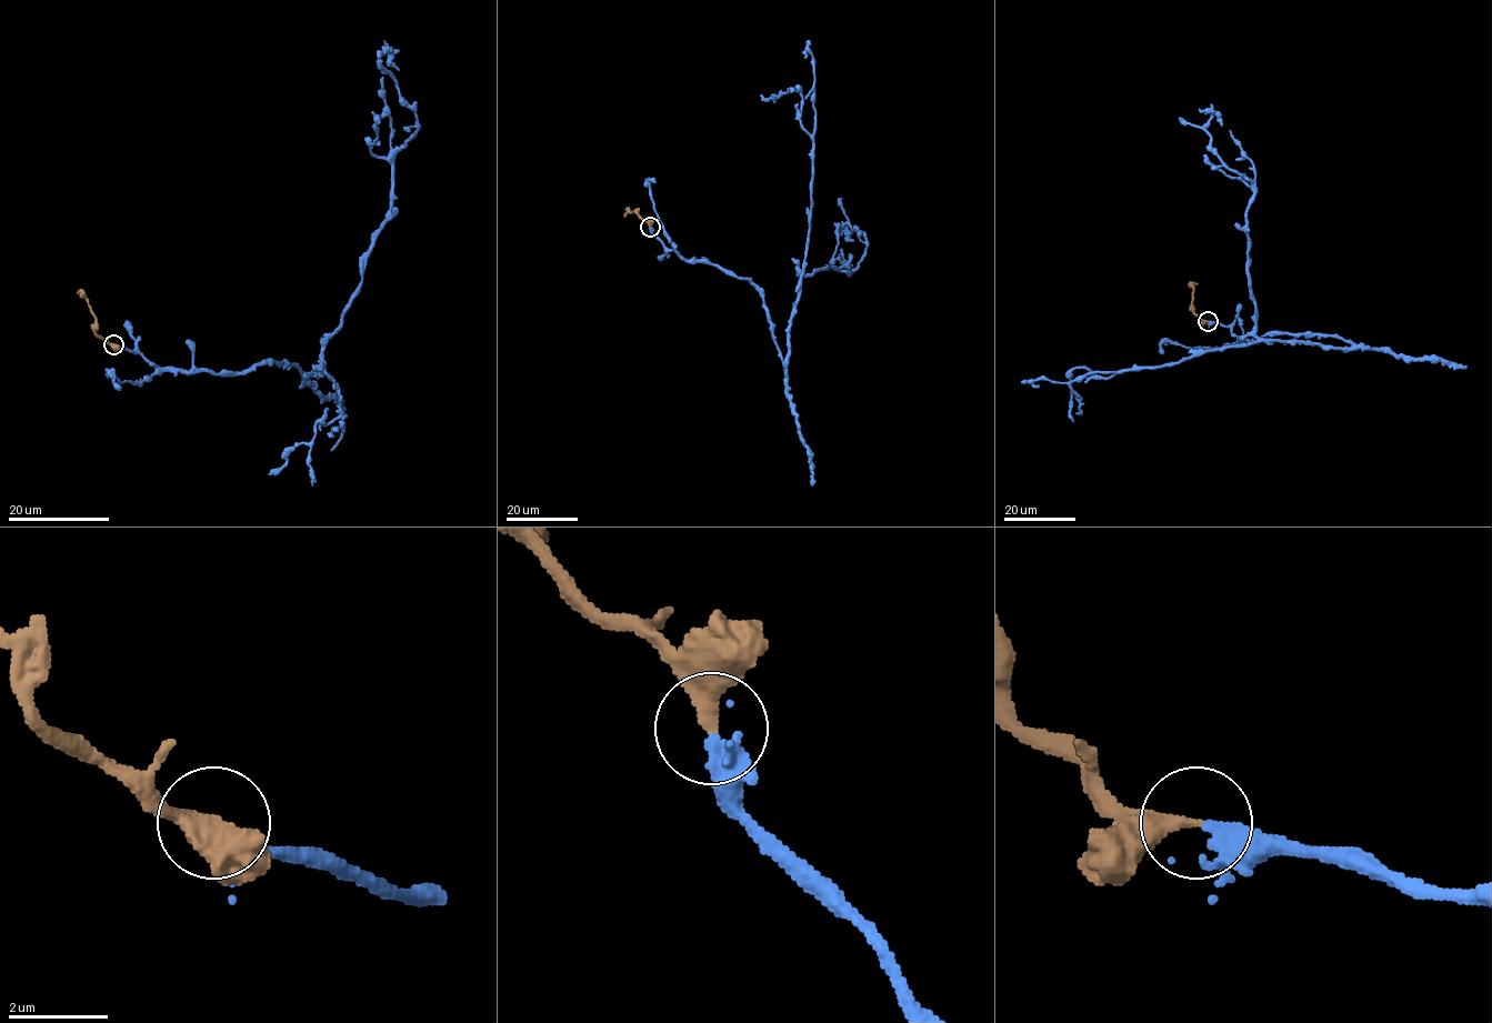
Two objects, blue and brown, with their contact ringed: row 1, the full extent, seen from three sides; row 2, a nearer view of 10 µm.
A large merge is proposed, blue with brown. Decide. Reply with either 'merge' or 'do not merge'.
merge

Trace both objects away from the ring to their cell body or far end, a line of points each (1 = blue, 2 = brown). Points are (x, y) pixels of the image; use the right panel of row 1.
1: (1208, 321), (1240, 340), (1320, 334), (1354, 344), (1255, 336), (1253, 184), (1211, 148), (1212, 112), (1221, 126)
2: (1208, 321), (1194, 312), (1191, 300), (1193, 286), (1197, 283)

